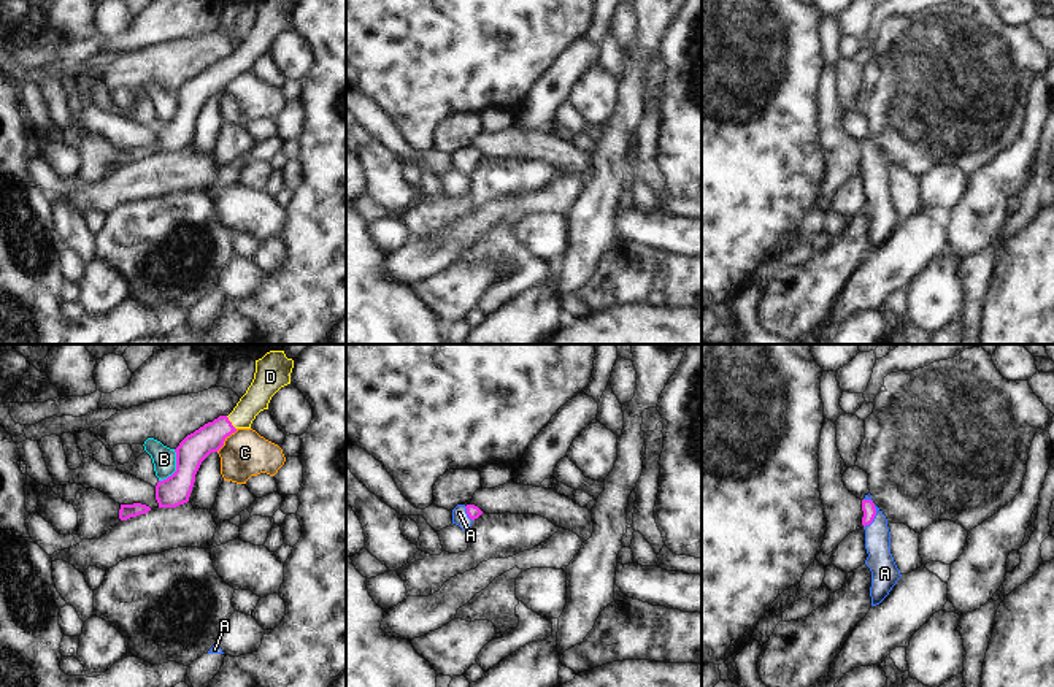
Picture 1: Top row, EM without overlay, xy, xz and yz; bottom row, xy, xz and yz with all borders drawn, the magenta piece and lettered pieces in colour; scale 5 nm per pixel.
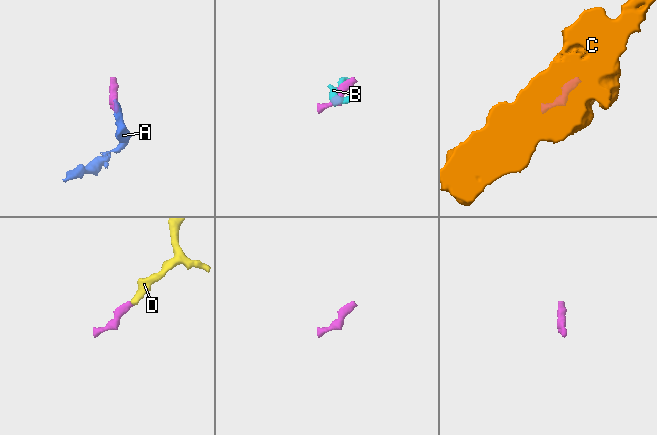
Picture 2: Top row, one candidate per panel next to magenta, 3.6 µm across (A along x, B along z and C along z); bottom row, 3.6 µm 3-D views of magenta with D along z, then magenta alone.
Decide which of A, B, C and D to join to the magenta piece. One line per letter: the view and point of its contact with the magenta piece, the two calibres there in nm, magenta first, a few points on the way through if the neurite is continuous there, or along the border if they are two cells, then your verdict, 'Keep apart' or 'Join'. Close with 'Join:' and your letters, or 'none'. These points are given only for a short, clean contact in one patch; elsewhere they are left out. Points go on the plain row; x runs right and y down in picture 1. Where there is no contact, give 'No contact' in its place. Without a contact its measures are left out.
A: Touches magenta at yz (873, 162). Thickness 70 nm (magenta) against 140 nm. Path across: yz (869, 153), (873, 162), (880, 205). Join
B: Touches magenta at xy (176, 113). Thickness 150 nm (magenta) against 120 nm. Boundary: xy (175, 94), (175, 115), (159, 126). Keep apart
C: Touches magenta at xy (224, 84). Thickness 150 nm (magenta) against 240 nm. Boundary: xy (237, 73), (216, 95). Keep apart
D: Touches magenta at xy (230, 67). Thickness 150 nm (magenta) against 140 nm. Path across: xy (197, 91), (230, 67), (264, 30). Join
Join: A, D.

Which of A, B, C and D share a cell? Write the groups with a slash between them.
A D / B / C

